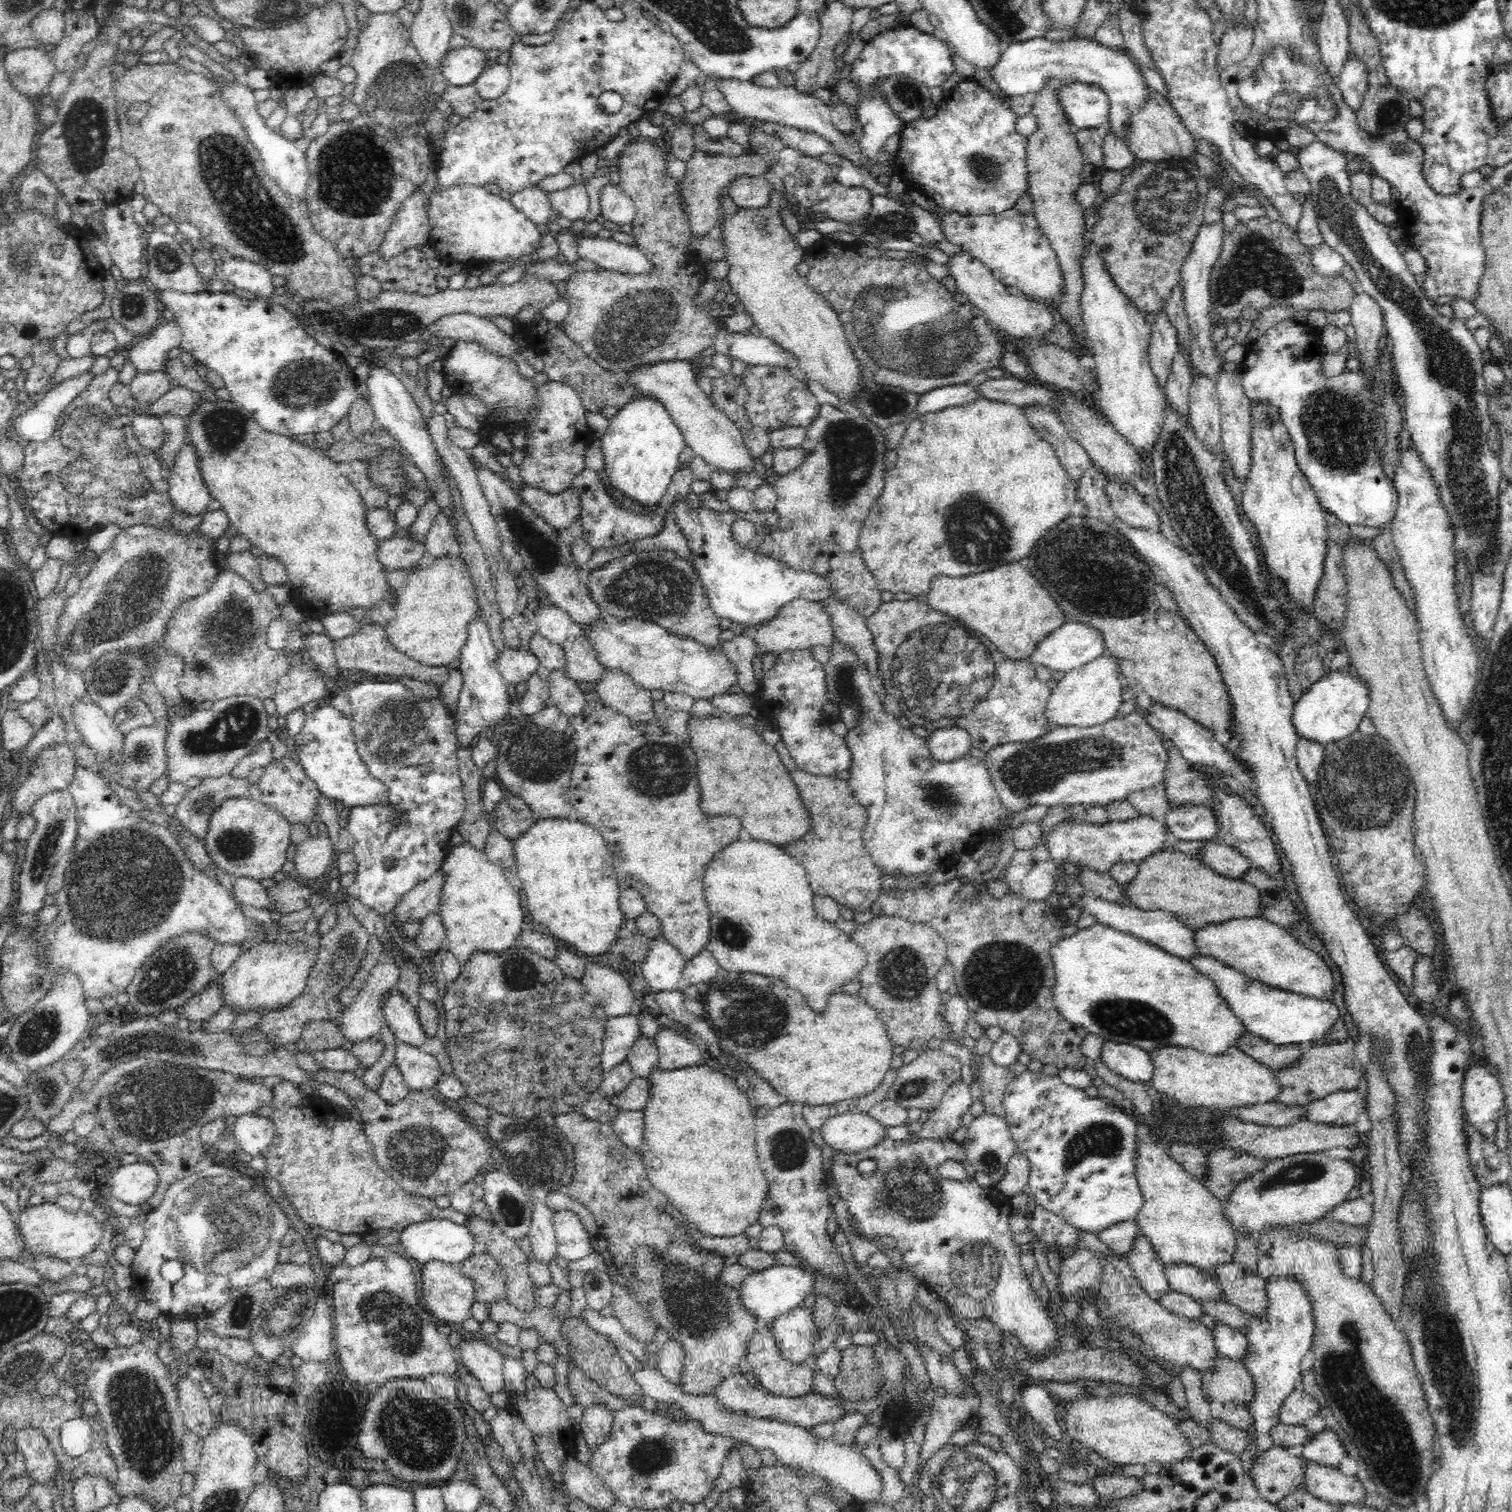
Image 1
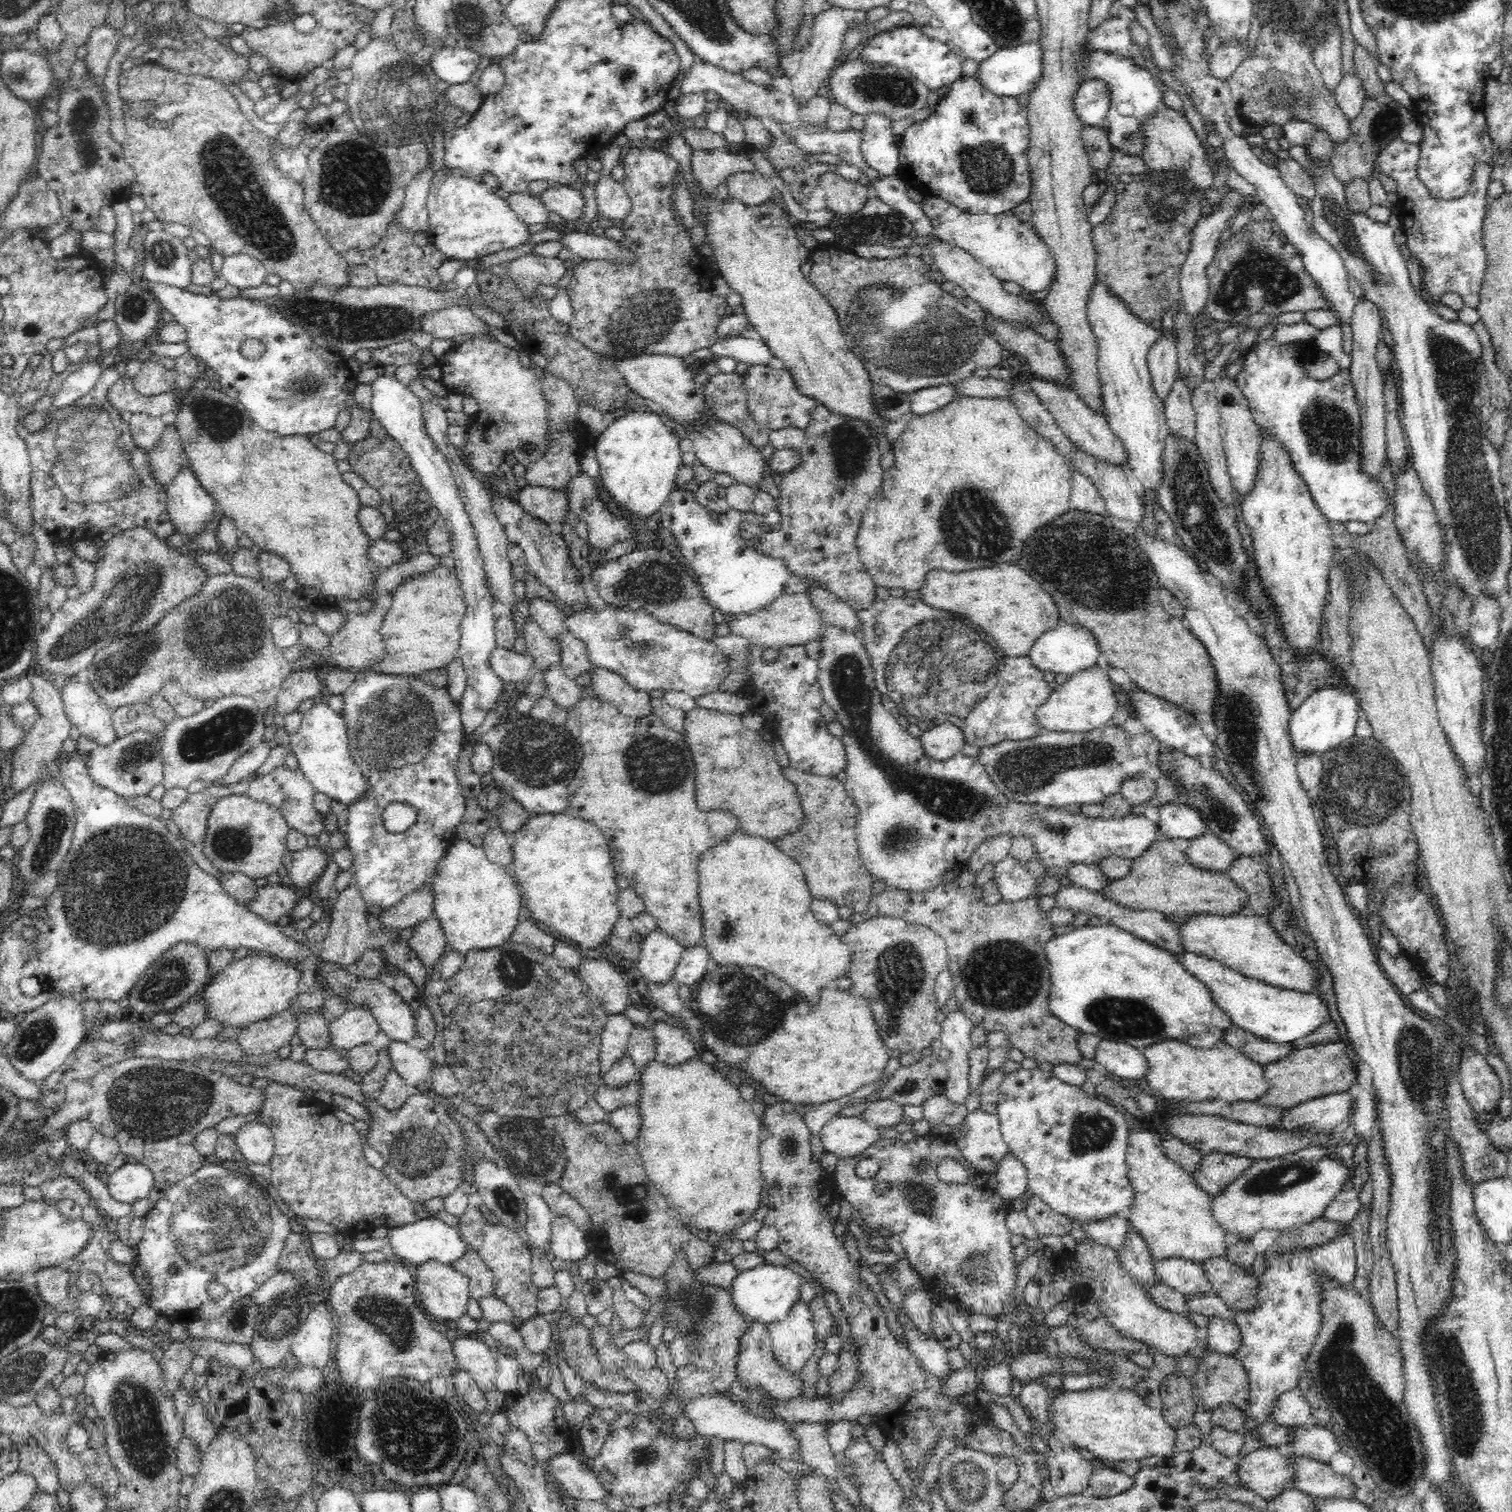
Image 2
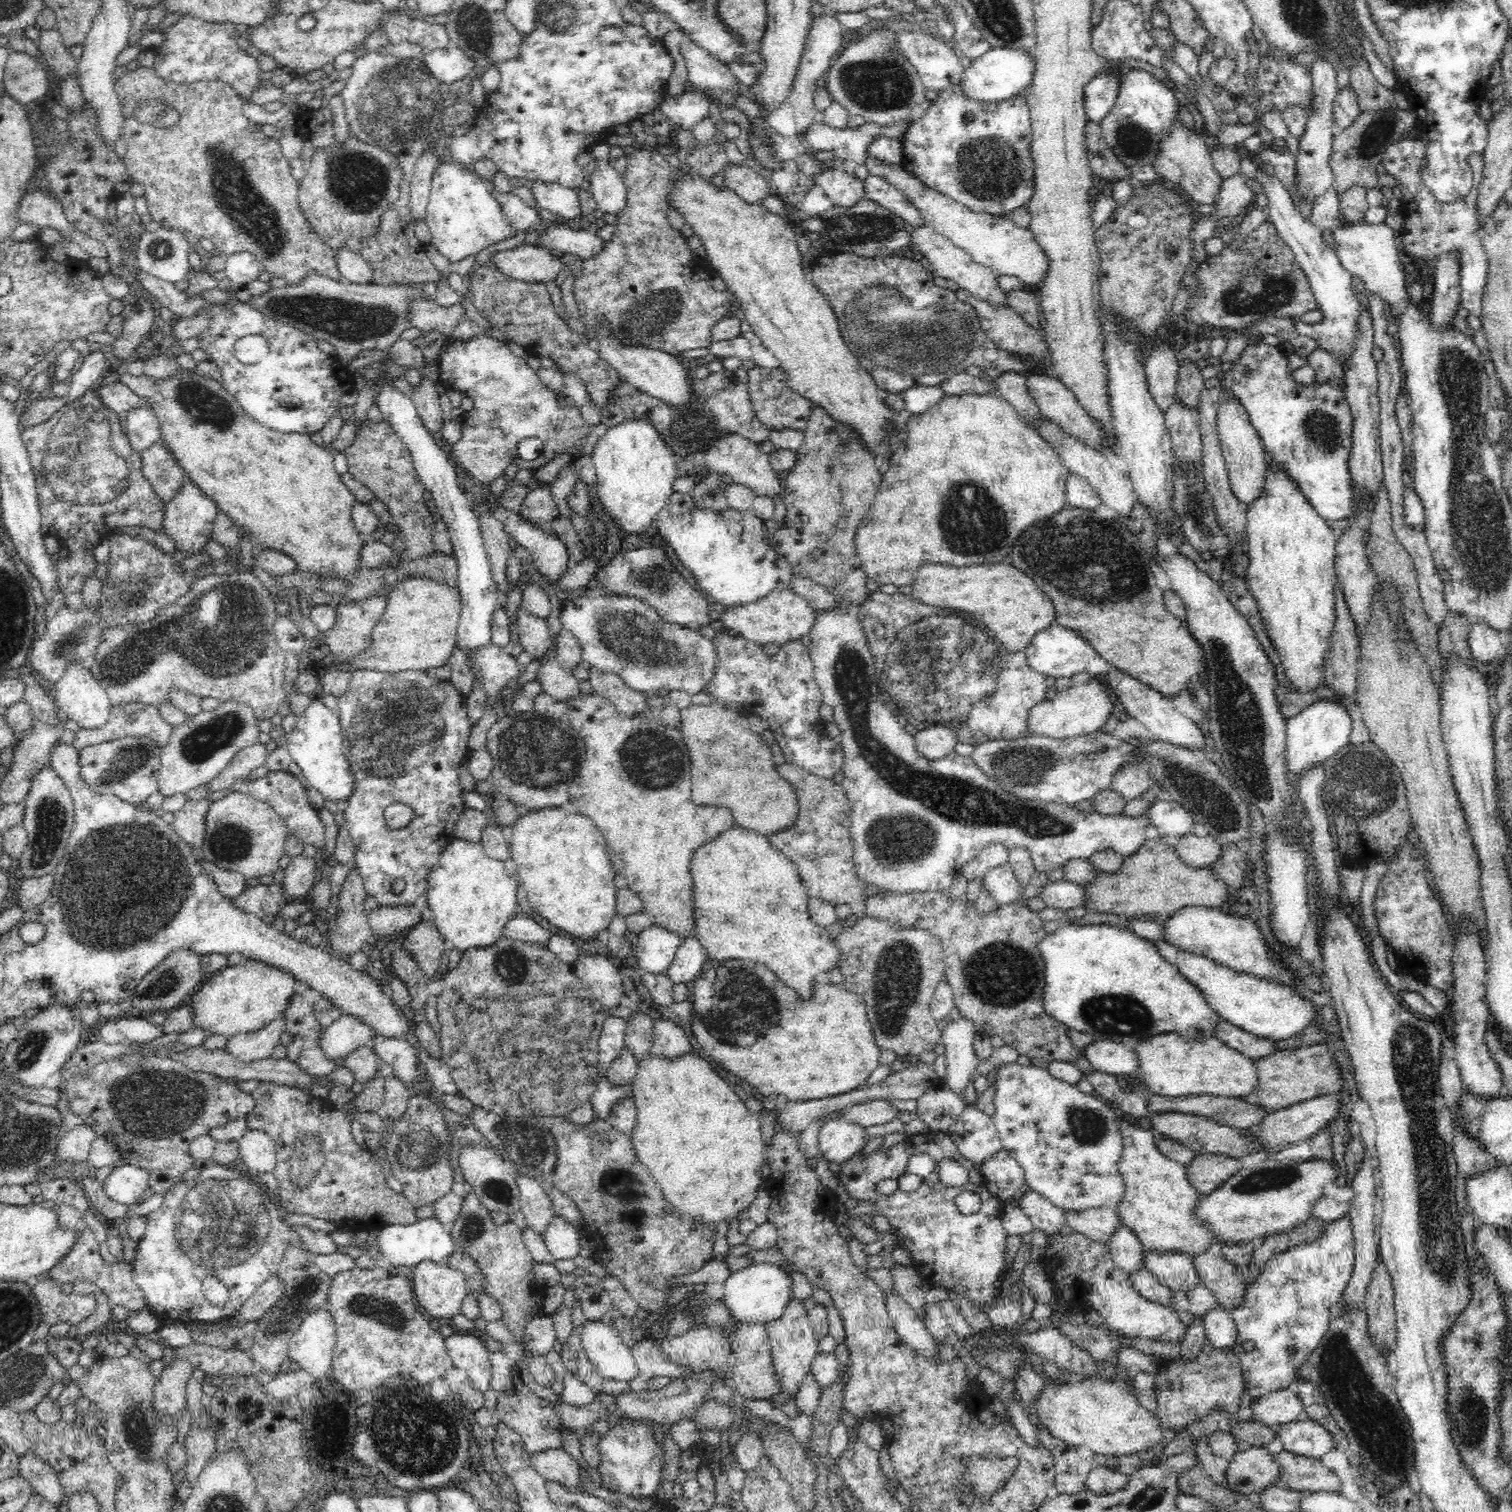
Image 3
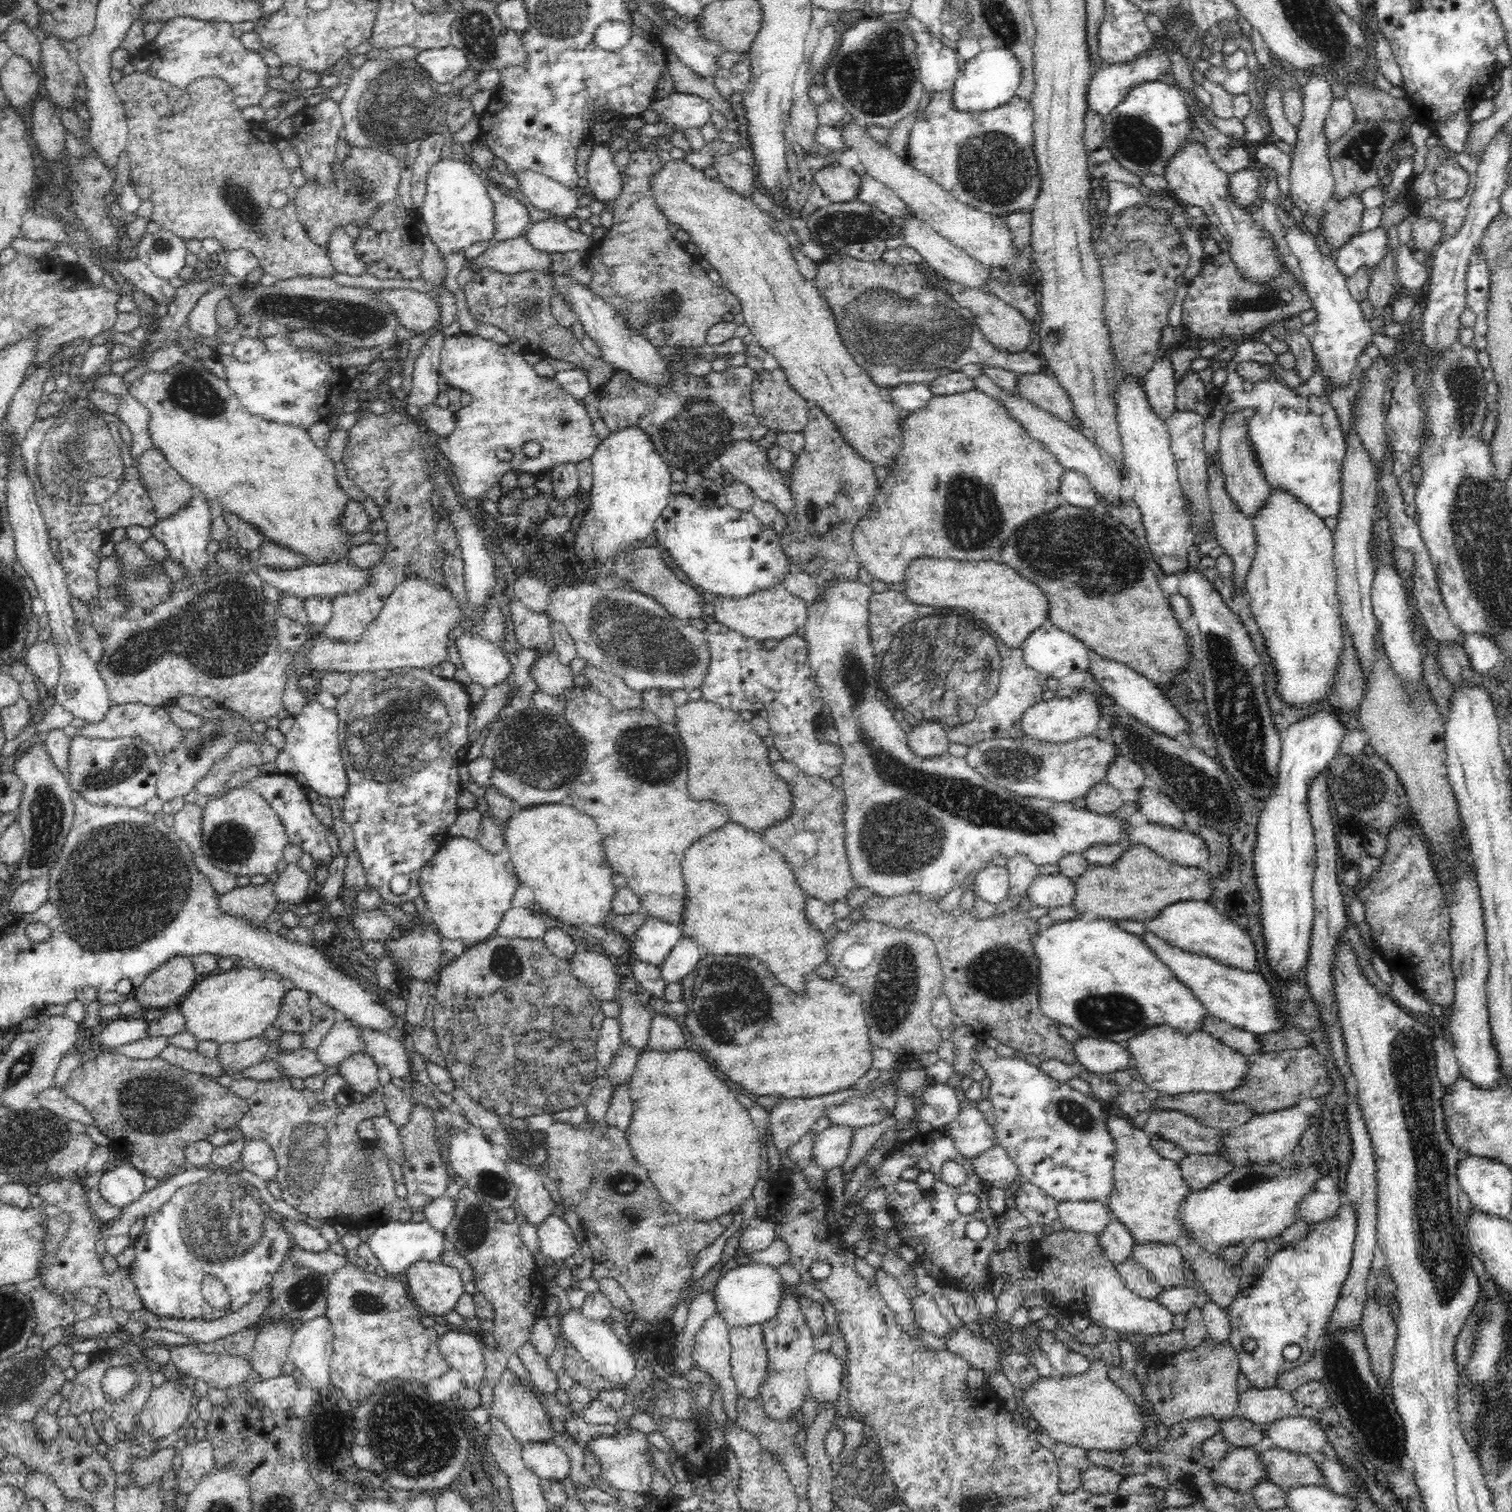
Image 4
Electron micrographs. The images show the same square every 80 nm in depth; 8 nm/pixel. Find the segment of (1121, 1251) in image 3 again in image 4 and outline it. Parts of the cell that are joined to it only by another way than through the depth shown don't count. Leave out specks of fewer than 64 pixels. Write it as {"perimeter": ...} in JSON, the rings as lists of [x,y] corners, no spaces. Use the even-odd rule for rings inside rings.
{"perimeter":[[[1112,1219],[1112,1222],[1106,1226],[1106,1230],[1097,1237],[1100,1244],[1103,1246],[1103,1253],[1115,1264],[1121,1263],[1124,1259],[1131,1258],[1132,1247],[1136,1244],[1134,1237],[1130,1235],[1130,1232],[1116,1219]]]}

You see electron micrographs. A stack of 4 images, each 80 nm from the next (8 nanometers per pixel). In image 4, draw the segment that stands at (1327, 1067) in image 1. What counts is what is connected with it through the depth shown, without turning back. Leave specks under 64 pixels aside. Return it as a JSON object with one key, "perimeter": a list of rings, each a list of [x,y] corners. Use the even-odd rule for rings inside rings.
{"perimeter":[[[1315,1047],[1288,1049],[1276,1052],[1254,1053],[1247,1056],[1248,1082],[1231,1093],[1220,1093],[1218,1096],[1228,1102],[1245,1104],[1252,1112],[1264,1114],[1295,1106],[1304,1098],[1324,1098],[1333,1088],[1324,1060]]]}

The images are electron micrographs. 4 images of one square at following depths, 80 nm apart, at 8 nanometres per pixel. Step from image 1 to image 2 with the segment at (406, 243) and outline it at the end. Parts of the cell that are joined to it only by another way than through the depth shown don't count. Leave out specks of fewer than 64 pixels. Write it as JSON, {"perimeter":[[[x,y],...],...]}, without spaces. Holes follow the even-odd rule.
{"perimeter":[[[431,163],[420,174],[411,178],[405,190],[405,199],[402,208],[396,217],[400,221],[400,230],[404,233],[425,231],[429,227],[429,212],[427,209],[427,198],[430,192],[434,171]]]}

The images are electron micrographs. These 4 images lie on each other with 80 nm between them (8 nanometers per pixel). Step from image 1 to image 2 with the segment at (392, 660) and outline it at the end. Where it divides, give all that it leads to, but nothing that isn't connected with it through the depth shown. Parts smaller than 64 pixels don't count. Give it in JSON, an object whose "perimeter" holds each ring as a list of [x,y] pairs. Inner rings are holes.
{"perimeter":[[[376,606],[366,614],[350,612],[345,616],[341,629],[329,637],[330,658],[344,668],[356,668],[356,672],[382,661],[387,656],[379,633],[385,618],[383,609]]]}

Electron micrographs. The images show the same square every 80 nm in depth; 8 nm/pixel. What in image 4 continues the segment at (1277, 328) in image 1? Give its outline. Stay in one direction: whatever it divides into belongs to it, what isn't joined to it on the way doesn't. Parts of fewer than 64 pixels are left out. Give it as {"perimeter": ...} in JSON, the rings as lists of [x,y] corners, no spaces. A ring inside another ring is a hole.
{"perimeter":[[[1246,339],[1235,348],[1234,357],[1227,364],[1227,379],[1217,396],[1216,412],[1222,418],[1230,411],[1254,408],[1254,413],[1247,422],[1248,440],[1255,450],[1271,489],[1284,488],[1292,497],[1300,499],[1317,516],[1339,517],[1343,509],[1343,461],[1346,444],[1342,430],[1338,426],[1336,412],[1332,410],[1326,396],[1302,398],[1294,394],[1280,380],[1259,380],[1257,382],[1236,378],[1236,366],[1244,360],[1254,360],[1260,364],[1274,364],[1276,357],[1270,345],[1261,340]]]}

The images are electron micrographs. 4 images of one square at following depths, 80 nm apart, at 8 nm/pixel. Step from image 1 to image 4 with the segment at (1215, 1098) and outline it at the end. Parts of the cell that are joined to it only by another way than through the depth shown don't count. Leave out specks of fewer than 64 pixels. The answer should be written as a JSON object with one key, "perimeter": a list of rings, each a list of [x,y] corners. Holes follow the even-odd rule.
{"perimeter":[[[1154,1026],[1126,1042],[1134,1067],[1159,1095],[1177,1096],[1188,1093],[1231,1093],[1248,1082],[1247,1056],[1226,1046],[1204,1030],[1184,1035],[1170,1026]]]}

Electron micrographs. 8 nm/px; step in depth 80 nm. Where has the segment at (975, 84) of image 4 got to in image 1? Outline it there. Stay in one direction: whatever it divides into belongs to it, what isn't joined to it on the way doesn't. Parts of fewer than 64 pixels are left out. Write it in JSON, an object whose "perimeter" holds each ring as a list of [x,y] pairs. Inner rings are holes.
{"perimeter":[[[1049,36],[1010,44],[1006,50],[1003,50],[1000,62],[994,70],[991,70],[990,76],[998,84],[998,88],[1007,96],[1037,93],[1050,78],[1058,79],[1063,85],[1076,82],[1096,84],[1104,89],[1109,101],[1110,124],[1107,126],[1107,131],[1114,133],[1116,139],[1124,141],[1124,136],[1128,132],[1126,122],[1130,116],[1129,112],[1141,106],[1149,88],[1146,79],[1140,72],[1136,62],[1127,52],[1105,48],[1092,39],[1061,40]]]}

